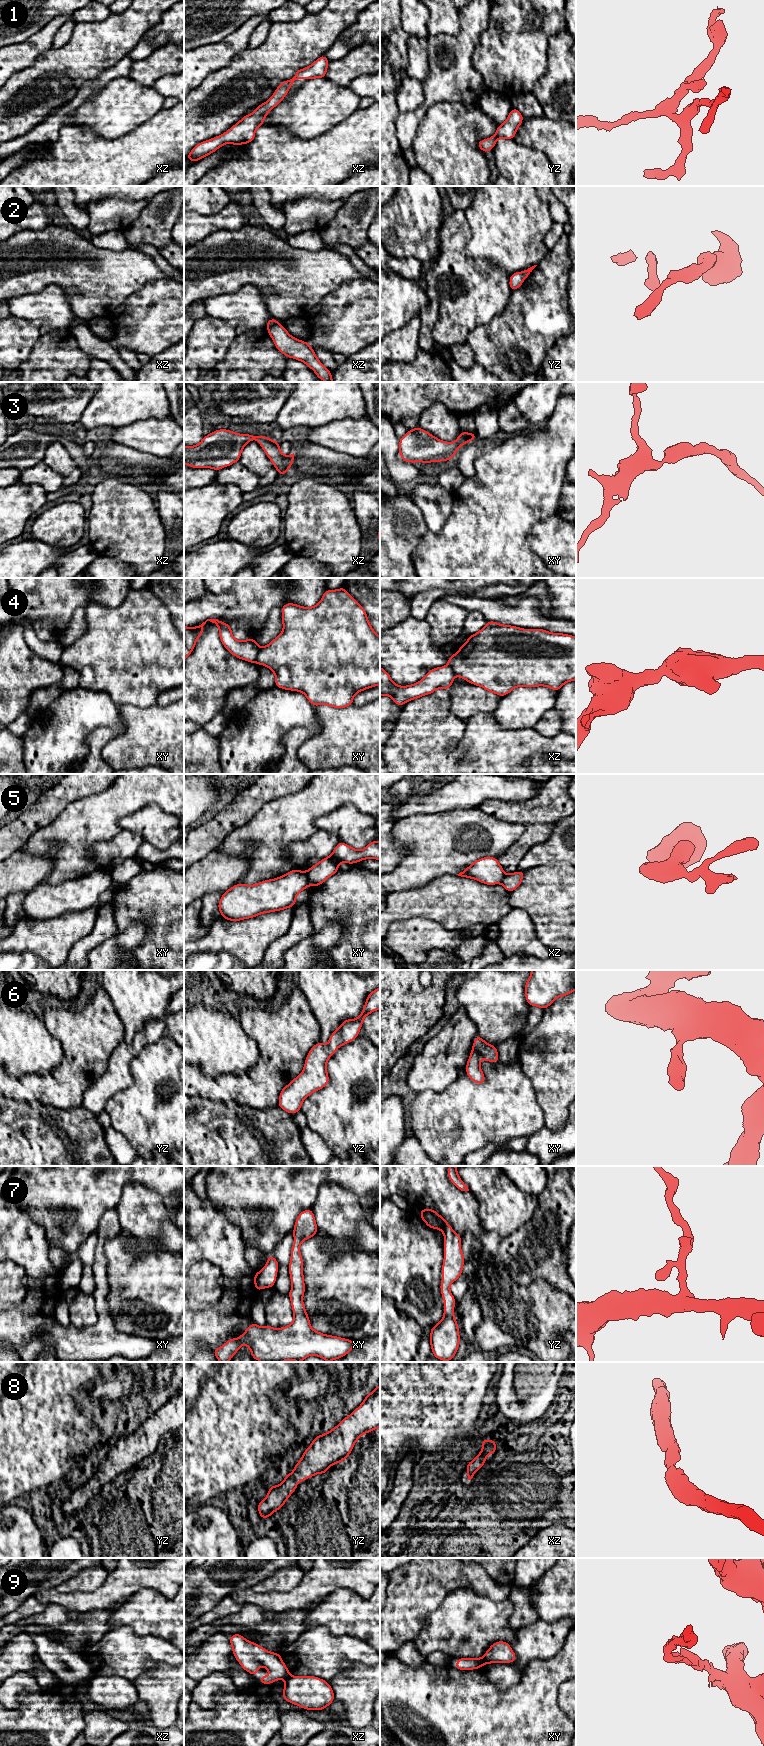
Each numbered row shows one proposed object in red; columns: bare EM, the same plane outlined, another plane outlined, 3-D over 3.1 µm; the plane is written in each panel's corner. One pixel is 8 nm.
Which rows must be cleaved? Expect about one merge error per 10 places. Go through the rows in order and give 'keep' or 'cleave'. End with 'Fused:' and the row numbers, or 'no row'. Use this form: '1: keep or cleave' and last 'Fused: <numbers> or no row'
1: keep
2: keep
3: keep
4: cleave
5: cleave
6: keep
7: keep
8: keep
9: cleave
Fused: 4, 5, 9

